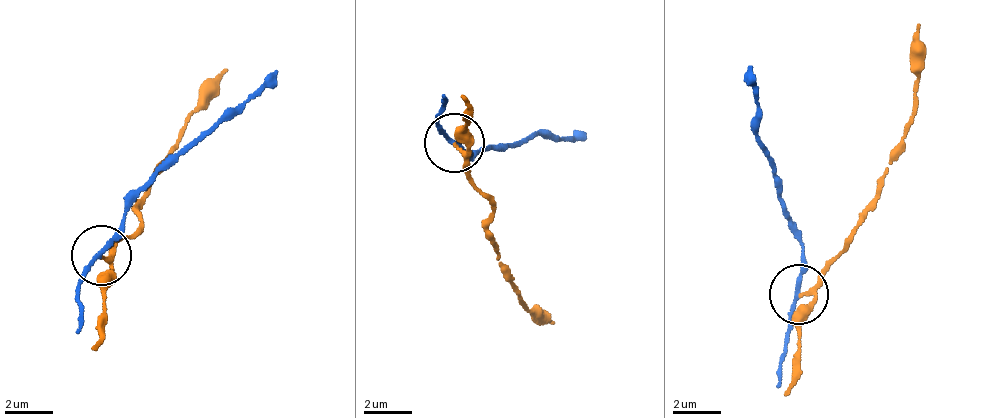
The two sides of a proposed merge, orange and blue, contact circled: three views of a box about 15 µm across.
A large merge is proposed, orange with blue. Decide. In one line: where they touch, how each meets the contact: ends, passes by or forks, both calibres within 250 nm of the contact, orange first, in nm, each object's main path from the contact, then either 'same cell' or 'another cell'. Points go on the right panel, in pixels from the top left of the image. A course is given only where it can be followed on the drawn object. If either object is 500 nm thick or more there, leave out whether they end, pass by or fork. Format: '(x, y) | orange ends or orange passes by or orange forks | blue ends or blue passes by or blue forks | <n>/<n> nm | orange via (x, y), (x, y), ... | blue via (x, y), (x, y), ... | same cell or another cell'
(799, 294) | orange passes by | blue passes by | 130/140 nm | orange via (800, 293), (855, 235), (861, 208), (903, 136), (920, 24) | blue via (800, 293), (799, 232), (755, 133), (747, 64) | another cell

